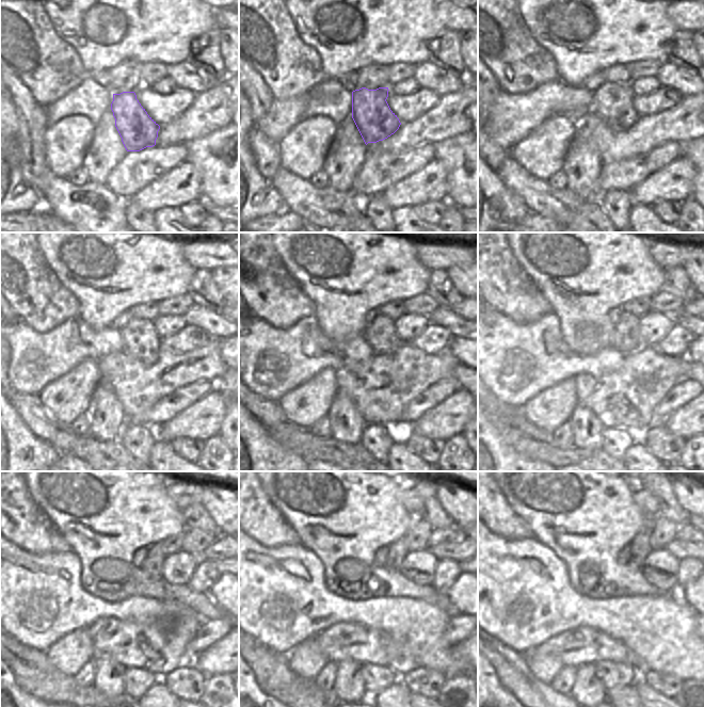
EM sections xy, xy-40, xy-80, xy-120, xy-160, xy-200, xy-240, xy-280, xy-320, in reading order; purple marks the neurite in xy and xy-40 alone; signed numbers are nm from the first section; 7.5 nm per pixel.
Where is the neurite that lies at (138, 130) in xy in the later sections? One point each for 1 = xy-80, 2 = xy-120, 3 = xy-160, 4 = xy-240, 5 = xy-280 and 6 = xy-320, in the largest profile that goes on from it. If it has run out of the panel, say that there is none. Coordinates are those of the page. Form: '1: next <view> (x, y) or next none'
1: next xy-80 (613, 102)
2: next xy-120 (141, 341)
3: next xy-160 (380, 333)
4: next xy-240 (152, 565)
5: next xy-280 (398, 550)
6: next xy-320 (641, 547)

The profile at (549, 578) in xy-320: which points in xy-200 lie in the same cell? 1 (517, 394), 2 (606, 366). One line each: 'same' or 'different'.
1: same
2: same

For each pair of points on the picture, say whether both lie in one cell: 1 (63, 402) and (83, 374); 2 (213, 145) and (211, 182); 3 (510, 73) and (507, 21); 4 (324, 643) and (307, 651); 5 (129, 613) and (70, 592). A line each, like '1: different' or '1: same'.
1: same
2: same
3: same
4: different
5: same

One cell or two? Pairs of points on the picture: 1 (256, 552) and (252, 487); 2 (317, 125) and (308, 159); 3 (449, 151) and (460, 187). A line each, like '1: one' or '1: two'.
1: two
2: one
3: one

